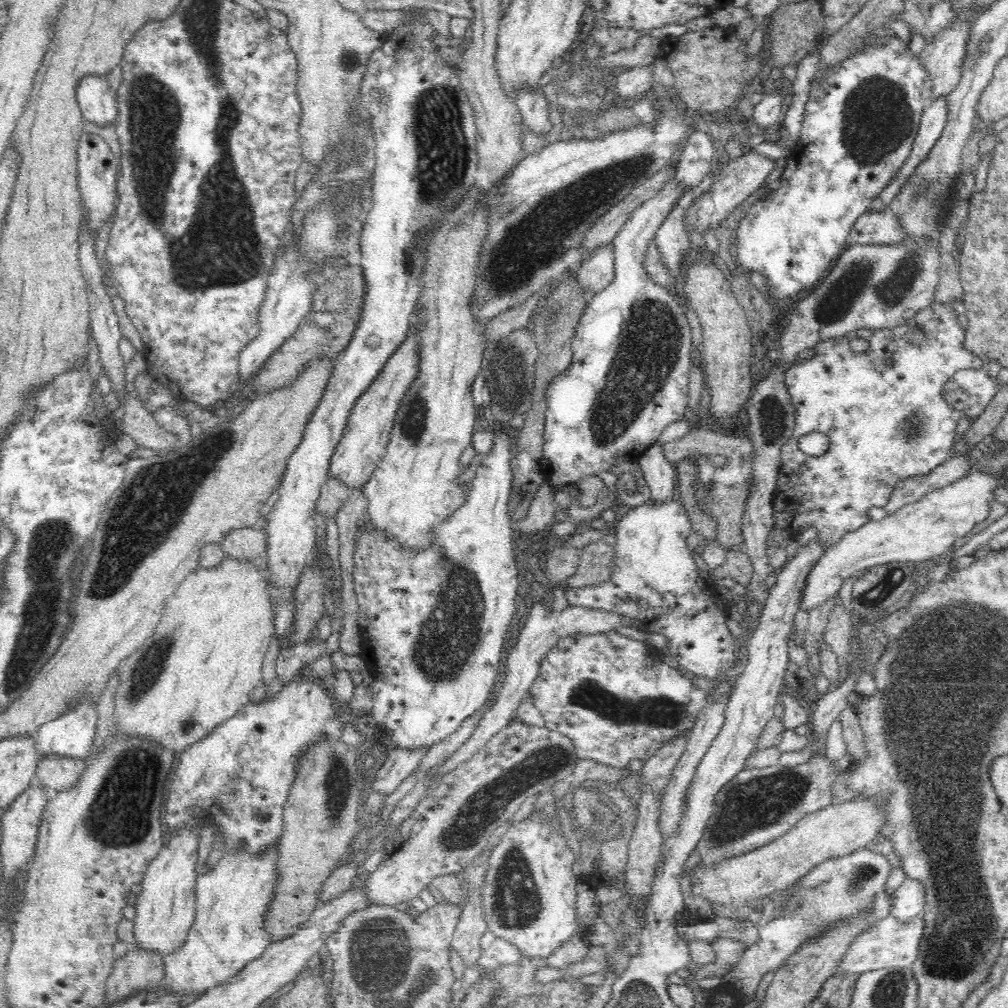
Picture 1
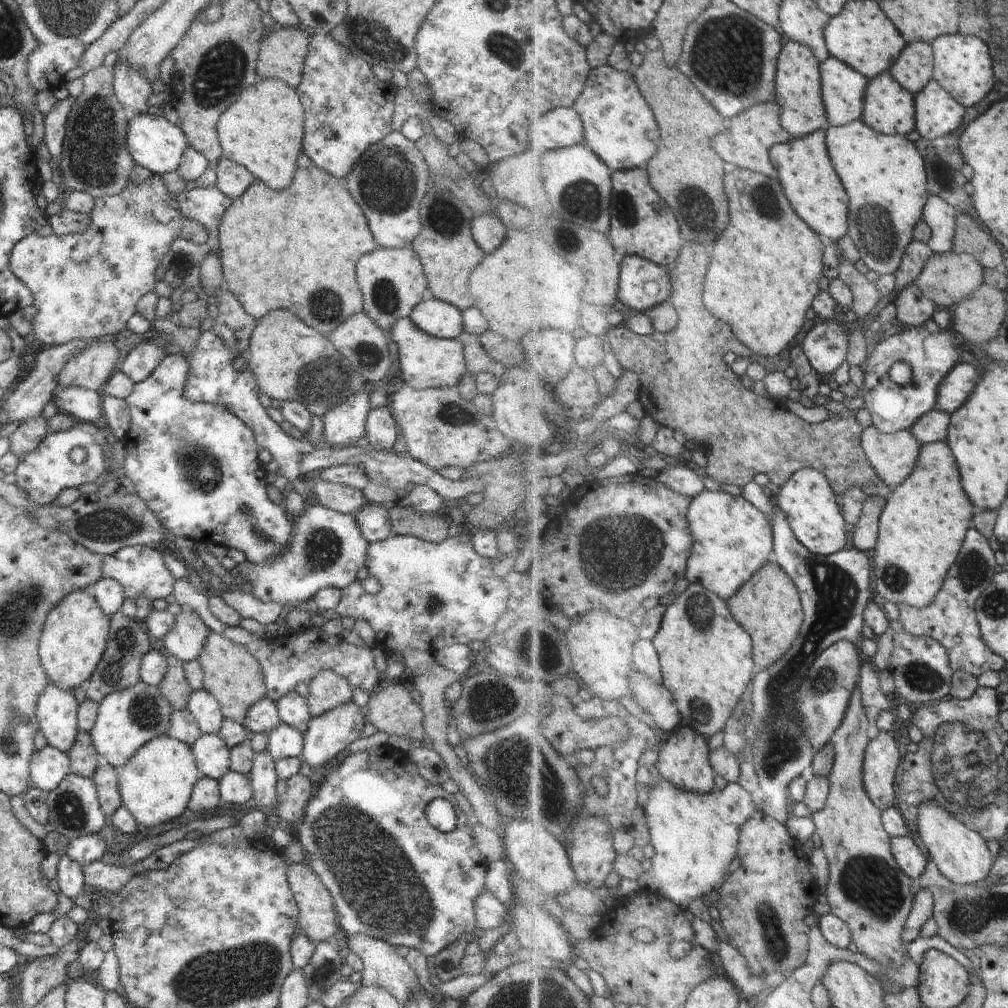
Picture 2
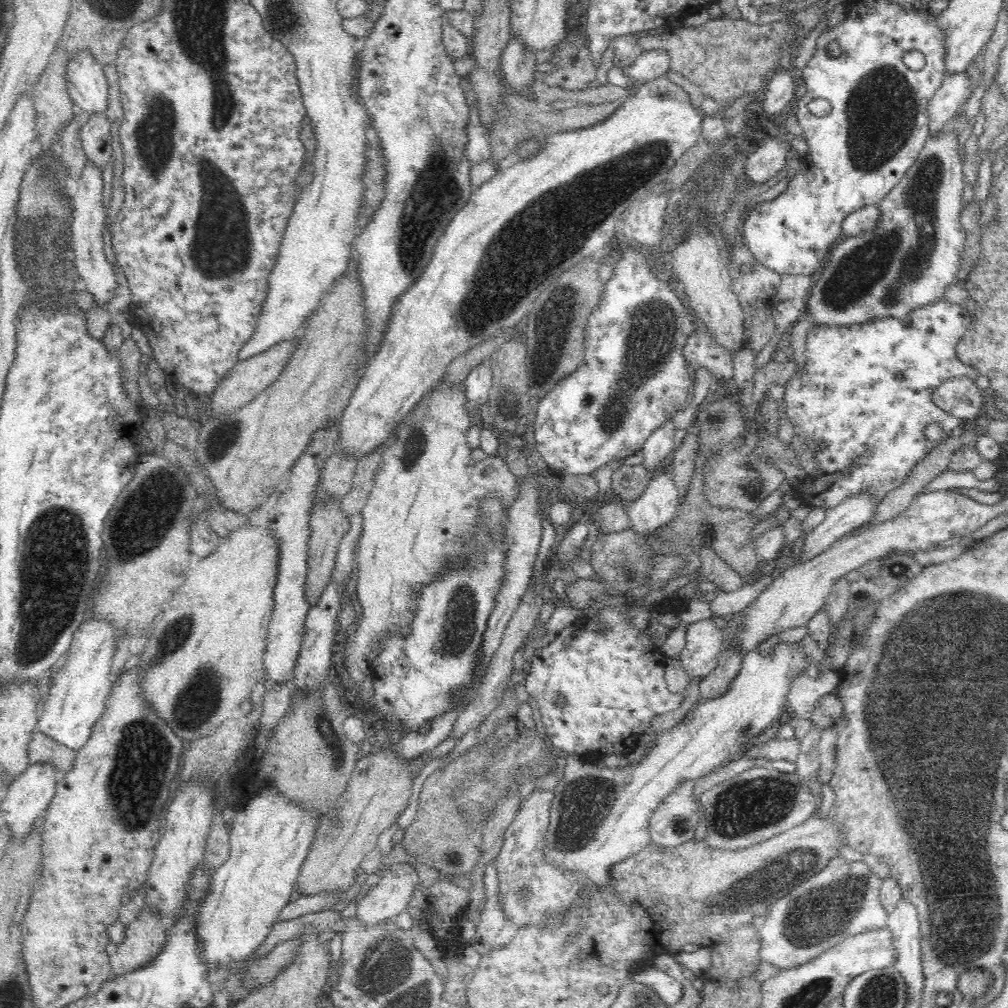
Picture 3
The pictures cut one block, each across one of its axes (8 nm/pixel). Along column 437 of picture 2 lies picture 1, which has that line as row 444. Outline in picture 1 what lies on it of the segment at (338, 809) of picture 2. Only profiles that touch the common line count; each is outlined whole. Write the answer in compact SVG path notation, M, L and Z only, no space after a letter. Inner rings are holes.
M933 302L930 306L920 310L913 318L908 318L908 321L904 325L896 326L892 329L861 329L851 332L844 337L831 337L829 340L818 342L815 347L816 354L811 360L803 362L798 366L792 366L785 373L785 384L788 388L792 405L796 408L796 420L792 436L781 448L781 468L778 472L777 487L773 494L773 515L775 523L767 538L767 546L781 546L782 548L786 548L791 540L795 539L798 534L804 532L804 528L810 528L811 526L816 529L816 532L819 532L819 540L821 540L823 548L826 549L828 546L832 546L832 544L838 542L845 534L850 534L850 532L860 529L868 520L871 520L870 516L868 516L868 510L872 506L884 507L892 496L896 482L900 482L900 480L906 478L929 474L932 470L940 466L940 464L947 462L947 460L950 460L950 458L956 455L956 451L954 451L956 424L958 424L958 420L962 418L963 414L958 410L952 409L952 406L949 406L945 402L943 398L944 385L960 370L980 370L983 368L984 363L976 354L964 349L965 330L962 330L956 317L957 315L952 309L951 304L938 304L937 302ZM856 338L863 338L868 341L870 348L868 348L867 352L855 354L851 351L850 341ZM811 432L821 432L830 439L830 446L822 456L810 456L802 452L800 447L798 447L798 440L805 434L810 434Z

